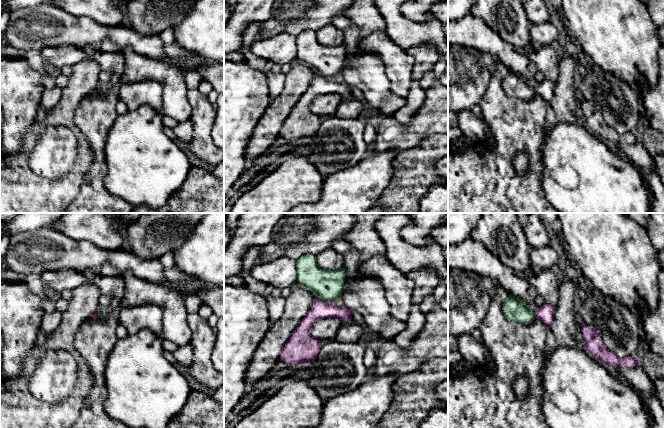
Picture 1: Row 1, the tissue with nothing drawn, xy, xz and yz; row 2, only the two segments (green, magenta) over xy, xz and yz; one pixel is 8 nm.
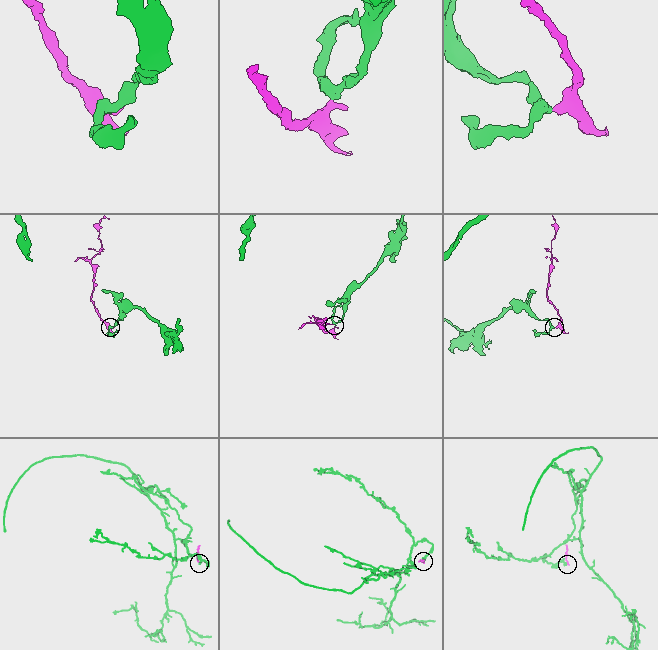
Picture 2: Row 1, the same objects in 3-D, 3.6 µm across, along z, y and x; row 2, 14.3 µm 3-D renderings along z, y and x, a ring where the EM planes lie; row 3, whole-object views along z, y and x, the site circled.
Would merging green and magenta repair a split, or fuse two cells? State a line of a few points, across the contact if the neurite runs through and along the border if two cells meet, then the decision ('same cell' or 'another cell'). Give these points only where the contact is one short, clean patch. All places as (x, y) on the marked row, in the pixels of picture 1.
line yz (534, 312), (536, 317); another cell

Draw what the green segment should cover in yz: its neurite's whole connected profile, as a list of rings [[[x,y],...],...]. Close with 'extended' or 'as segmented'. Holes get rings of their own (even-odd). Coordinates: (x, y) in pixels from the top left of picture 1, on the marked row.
[[[511,294],[503,303],[502,311],[505,318],[512,322],[529,324],[536,318],[534,310],[529,309],[523,300]]]; as segmented

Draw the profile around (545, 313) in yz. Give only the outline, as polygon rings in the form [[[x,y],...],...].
[[[544,303],[542,306],[537,308],[535,316],[545,325],[549,325],[553,322],[555,309],[556,305]]]

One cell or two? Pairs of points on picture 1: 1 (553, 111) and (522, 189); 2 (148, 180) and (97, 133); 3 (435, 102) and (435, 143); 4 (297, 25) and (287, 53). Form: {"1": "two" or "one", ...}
{"1": "two", "2": "two", "3": "two", "4": "two"}

